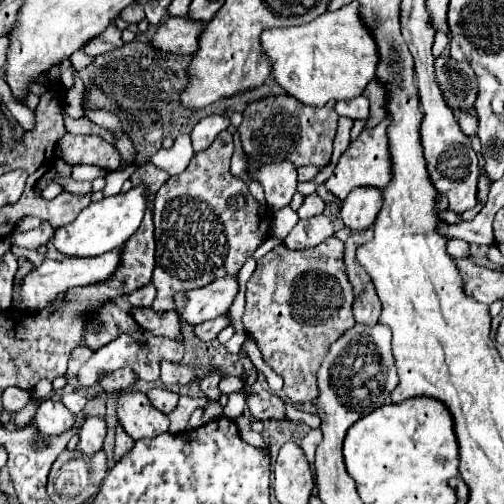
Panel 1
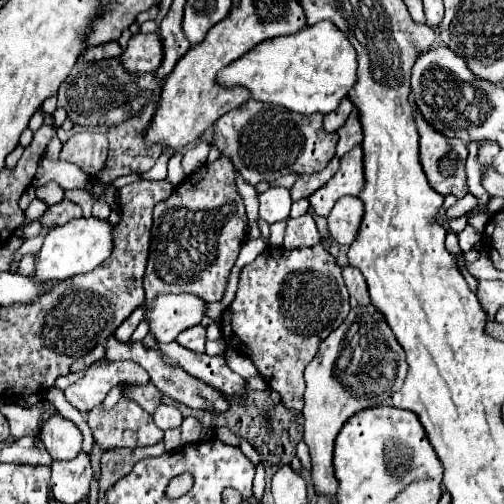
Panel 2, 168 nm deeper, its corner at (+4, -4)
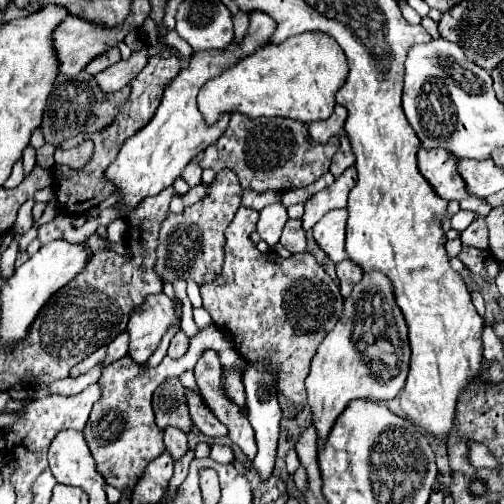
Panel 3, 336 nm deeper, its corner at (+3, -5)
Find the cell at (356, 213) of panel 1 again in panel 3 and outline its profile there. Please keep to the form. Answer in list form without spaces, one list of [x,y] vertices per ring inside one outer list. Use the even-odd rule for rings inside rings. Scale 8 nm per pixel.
[[[338,208],[322,216],[322,220],[314,226],[314,240],[328,254],[332,262],[340,262],[346,258],[344,240],[346,240],[346,218],[348,210]]]

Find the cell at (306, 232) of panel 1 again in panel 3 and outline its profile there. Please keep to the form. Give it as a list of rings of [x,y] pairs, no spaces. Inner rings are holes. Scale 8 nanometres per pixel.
[[[288,220],[286,222],[286,226],[282,230],[280,244],[292,254],[298,254],[298,252],[306,250],[306,232],[304,232],[300,220]]]

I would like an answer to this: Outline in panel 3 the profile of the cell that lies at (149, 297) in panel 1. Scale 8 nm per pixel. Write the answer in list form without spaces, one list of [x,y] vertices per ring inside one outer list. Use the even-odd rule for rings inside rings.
[[[122,332],[118,338],[114,338],[114,342],[110,342],[104,364],[110,364],[110,362],[126,356],[126,352],[128,352],[128,332]]]

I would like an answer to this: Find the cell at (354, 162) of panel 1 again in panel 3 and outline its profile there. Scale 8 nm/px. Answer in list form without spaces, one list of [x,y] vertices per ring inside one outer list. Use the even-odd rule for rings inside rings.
[[[350,166],[342,172],[342,176],[336,178],[336,182],[320,192],[316,192],[308,202],[306,202],[306,212],[302,216],[302,226],[304,230],[312,228],[326,212],[334,208],[346,208],[348,194],[356,186],[356,168]]]

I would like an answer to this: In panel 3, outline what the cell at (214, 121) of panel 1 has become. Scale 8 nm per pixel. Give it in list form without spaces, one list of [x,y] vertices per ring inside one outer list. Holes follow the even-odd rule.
[[[192,160],[184,172],[182,172],[182,178],[188,182],[188,186],[198,186],[202,182],[202,168],[198,166],[196,160]]]

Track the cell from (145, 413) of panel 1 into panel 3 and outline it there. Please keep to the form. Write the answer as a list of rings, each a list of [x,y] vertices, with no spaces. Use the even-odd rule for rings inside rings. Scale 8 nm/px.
[[[214,324],[206,330],[200,330],[196,336],[192,336],[188,352],[178,360],[166,356],[156,368],[142,372],[142,366],[132,364],[132,360],[126,356],[104,368],[100,376],[100,384],[104,386],[104,392],[102,398],[92,408],[92,414],[84,428],[84,436],[96,460],[96,468],[100,470],[100,474],[104,474],[108,484],[116,486],[118,490],[122,490],[124,486],[134,486],[136,480],[142,476],[144,468],[148,466],[148,462],[152,462],[156,456],[160,456],[166,450],[162,442],[162,428],[158,428],[154,422],[154,412],[150,404],[152,392],[160,386],[160,382],[164,382],[164,378],[180,376],[184,370],[192,370],[206,348],[212,348],[220,354],[224,368],[236,370],[240,374],[244,372],[242,356],[236,352],[234,344],[224,334],[220,334],[220,330]]]

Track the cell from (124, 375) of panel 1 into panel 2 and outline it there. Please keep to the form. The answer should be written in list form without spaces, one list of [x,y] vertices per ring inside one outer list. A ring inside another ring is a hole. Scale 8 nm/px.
[[[149,381],[149,383],[145,383],[145,385],[131,385],[131,387],[127,387],[125,389],[125,393],[123,393],[125,397],[131,397],[133,401],[137,401],[147,413],[155,413],[155,409],[161,405],[161,391]]]

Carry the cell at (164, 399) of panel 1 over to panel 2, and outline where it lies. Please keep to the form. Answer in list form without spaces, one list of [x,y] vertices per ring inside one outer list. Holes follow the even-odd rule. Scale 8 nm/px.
[[[167,403],[159,405],[159,409],[155,411],[153,419],[155,419],[155,425],[157,425],[161,431],[177,429],[177,427],[181,427],[181,421],[183,421],[179,409],[177,409],[177,407],[171,407],[171,405],[167,405]]]

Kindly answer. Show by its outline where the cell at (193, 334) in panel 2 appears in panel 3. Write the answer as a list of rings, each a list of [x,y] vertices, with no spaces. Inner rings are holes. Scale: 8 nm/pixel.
[[[178,330],[170,342],[170,348],[168,348],[168,356],[170,358],[180,358],[186,350],[188,350],[188,344],[190,344],[190,336],[186,336],[182,330]]]

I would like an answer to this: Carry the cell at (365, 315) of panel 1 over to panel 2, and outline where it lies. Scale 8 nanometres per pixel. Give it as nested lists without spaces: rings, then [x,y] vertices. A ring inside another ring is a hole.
[[[347,265],[347,267],[343,267],[343,279],[349,289],[351,305],[359,305],[359,303],[365,305],[369,301],[369,293],[367,293],[367,283],[365,283],[365,277],[361,275],[361,271]]]

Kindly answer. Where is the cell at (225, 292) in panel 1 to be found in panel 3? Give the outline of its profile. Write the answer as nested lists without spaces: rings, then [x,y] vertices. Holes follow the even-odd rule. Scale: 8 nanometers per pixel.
[[[164,292],[148,296],[142,306],[132,312],[128,322],[130,358],[144,364],[158,348],[162,336],[176,324],[180,324],[180,316],[172,300]]]

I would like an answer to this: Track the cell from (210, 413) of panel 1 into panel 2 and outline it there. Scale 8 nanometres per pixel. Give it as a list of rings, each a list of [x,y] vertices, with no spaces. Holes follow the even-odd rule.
[[[195,417],[183,419],[183,425],[181,425],[181,443],[183,443],[183,445],[197,443],[201,429],[203,429],[203,425],[201,425],[199,419],[195,419]]]

